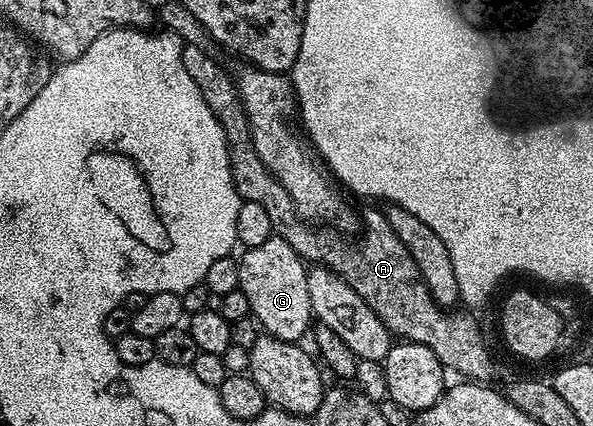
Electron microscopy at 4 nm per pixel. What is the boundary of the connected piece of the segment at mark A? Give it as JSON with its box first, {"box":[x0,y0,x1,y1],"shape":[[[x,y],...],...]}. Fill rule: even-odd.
{"box":[179,43,495,383],"shape":[[[187,43],[182,46],[179,58],[181,59],[181,63],[185,67],[185,71],[189,71],[189,79],[193,79],[193,83],[197,83],[197,91],[201,93],[201,99],[205,101],[207,106],[209,107],[209,111],[213,113],[215,118],[219,120],[221,123],[221,127],[223,128],[223,137],[227,140],[227,155],[229,157],[229,163],[231,165],[231,179],[235,184],[235,190],[239,193],[240,198],[245,201],[252,201],[253,203],[261,203],[261,207],[265,207],[266,214],[269,215],[269,219],[271,220],[271,228],[274,230],[278,236],[284,237],[286,241],[289,243],[289,247],[293,247],[293,251],[297,251],[300,257],[303,258],[304,262],[307,263],[318,263],[322,268],[329,269],[331,272],[337,274],[341,280],[345,283],[349,283],[349,287],[353,287],[353,291],[357,291],[357,295],[361,295],[361,299],[363,302],[367,304],[368,307],[377,315],[377,319],[381,319],[381,323],[385,326],[389,332],[392,333],[396,338],[402,339],[404,341],[412,341],[413,343],[421,343],[425,347],[429,347],[429,351],[433,351],[433,355],[437,355],[437,359],[440,363],[443,364],[448,370],[451,369],[455,373],[460,373],[460,378],[470,379],[475,383],[487,383],[490,382],[490,377],[495,373],[495,361],[491,358],[491,353],[487,350],[487,341],[483,338],[483,333],[479,330],[479,325],[474,321],[473,318],[470,317],[467,313],[455,313],[459,311],[452,311],[450,308],[444,307],[442,305],[438,305],[435,300],[431,298],[431,292],[427,290],[425,287],[425,283],[419,278],[419,268],[417,267],[417,263],[413,263],[413,259],[409,255],[409,251],[405,247],[405,243],[401,243],[401,239],[397,239],[397,235],[393,235],[393,227],[389,227],[389,223],[387,222],[387,217],[384,216],[382,210],[380,208],[376,209],[367,209],[363,213],[363,238],[360,241],[355,241],[350,245],[347,241],[342,241],[341,238],[335,234],[335,231],[332,231],[327,227],[308,227],[306,224],[301,223],[300,218],[297,216],[295,211],[295,205],[291,202],[291,197],[285,191],[285,187],[281,187],[281,183],[274,177],[270,171],[265,167],[263,163],[261,163],[261,159],[257,155],[257,151],[253,147],[253,143],[251,142],[251,128],[247,126],[247,117],[243,114],[243,104],[239,101],[239,95],[237,92],[237,85],[234,80],[231,81],[227,78],[227,73],[222,69],[221,66],[218,65],[217,62],[214,61],[213,58],[210,57],[209,54],[203,50],[204,46],[199,43]]]}

